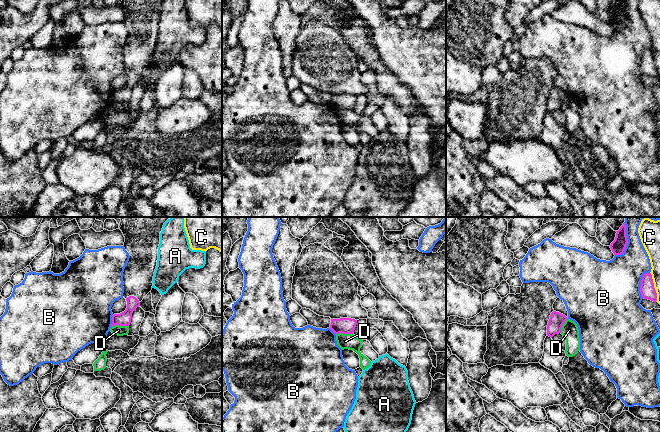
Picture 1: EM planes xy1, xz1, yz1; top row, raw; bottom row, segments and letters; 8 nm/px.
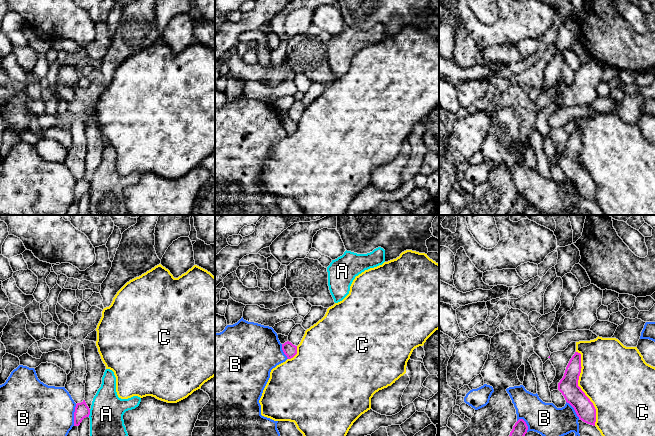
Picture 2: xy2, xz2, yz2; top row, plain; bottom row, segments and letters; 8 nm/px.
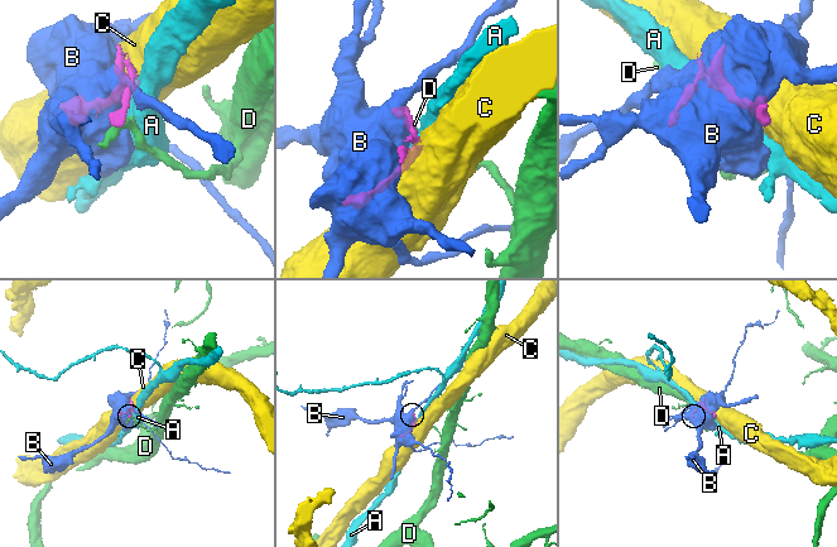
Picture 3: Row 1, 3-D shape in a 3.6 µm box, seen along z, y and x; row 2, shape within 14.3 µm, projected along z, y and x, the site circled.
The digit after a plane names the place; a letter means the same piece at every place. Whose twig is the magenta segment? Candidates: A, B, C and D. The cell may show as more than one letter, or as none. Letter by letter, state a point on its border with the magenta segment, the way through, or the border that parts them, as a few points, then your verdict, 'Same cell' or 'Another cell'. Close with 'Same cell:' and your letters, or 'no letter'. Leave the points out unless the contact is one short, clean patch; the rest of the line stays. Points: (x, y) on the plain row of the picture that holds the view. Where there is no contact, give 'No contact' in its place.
A: Touches magenta at xy2 (89, 189). Boundary: xy2 (90, 185), (88, 192). Another cell
B: Touches magenta at yz1 (627, 18). Another cell
C: Touches magenta at yz2 (580, 164). Another cell
D: Touches magenta at xy1 (119, 101). Boundary: xy1 (128, 101), (113, 101), (111, 103). Another cell
Same cell: no letter

